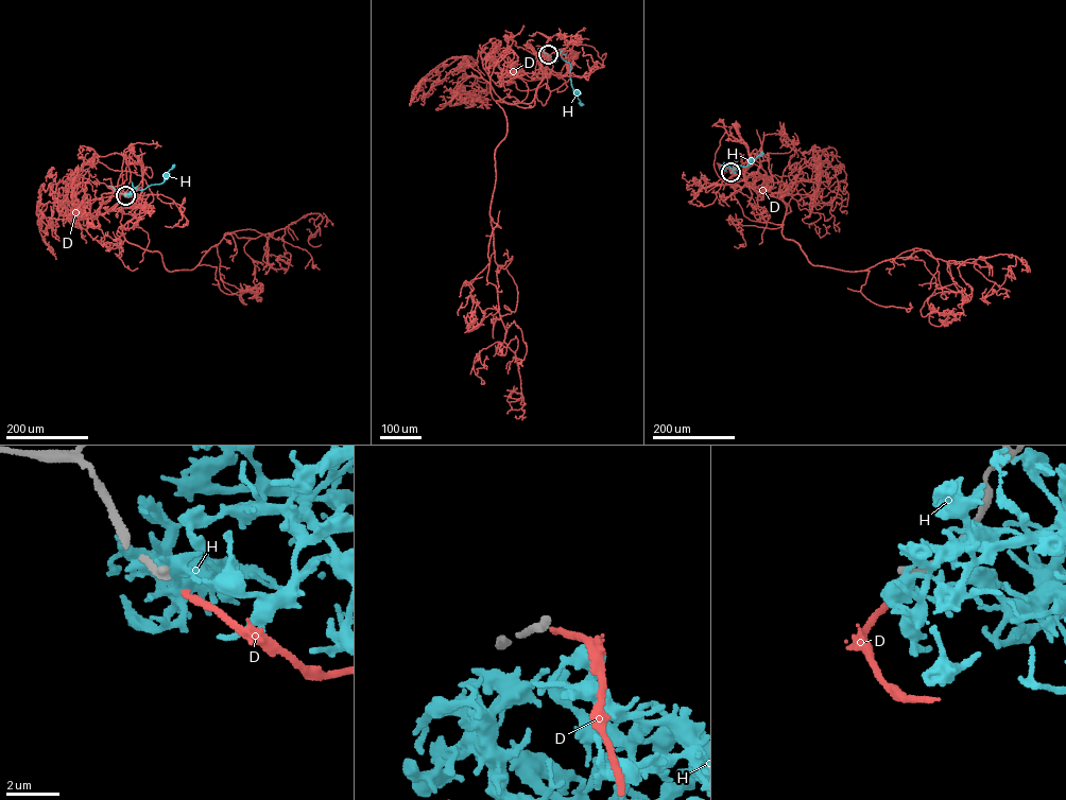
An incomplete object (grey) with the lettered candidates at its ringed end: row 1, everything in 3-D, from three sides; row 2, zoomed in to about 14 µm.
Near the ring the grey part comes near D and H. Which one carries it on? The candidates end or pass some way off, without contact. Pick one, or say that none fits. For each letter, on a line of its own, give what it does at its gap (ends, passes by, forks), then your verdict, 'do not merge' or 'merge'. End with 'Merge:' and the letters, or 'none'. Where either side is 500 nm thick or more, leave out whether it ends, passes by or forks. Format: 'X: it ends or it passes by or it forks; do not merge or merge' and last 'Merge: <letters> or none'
D: it ends; merge
H: it passes by; do not merge
Merge: D

